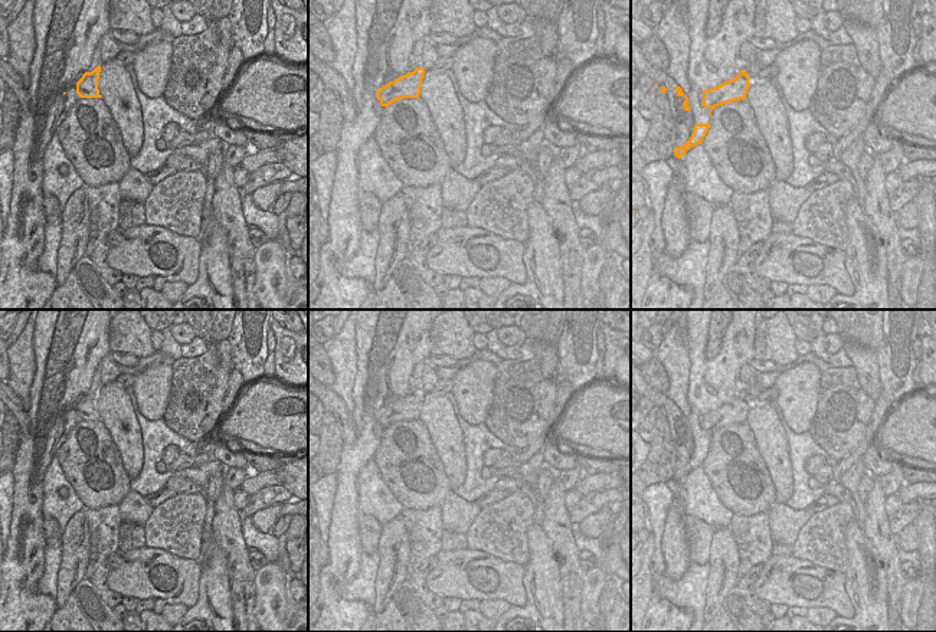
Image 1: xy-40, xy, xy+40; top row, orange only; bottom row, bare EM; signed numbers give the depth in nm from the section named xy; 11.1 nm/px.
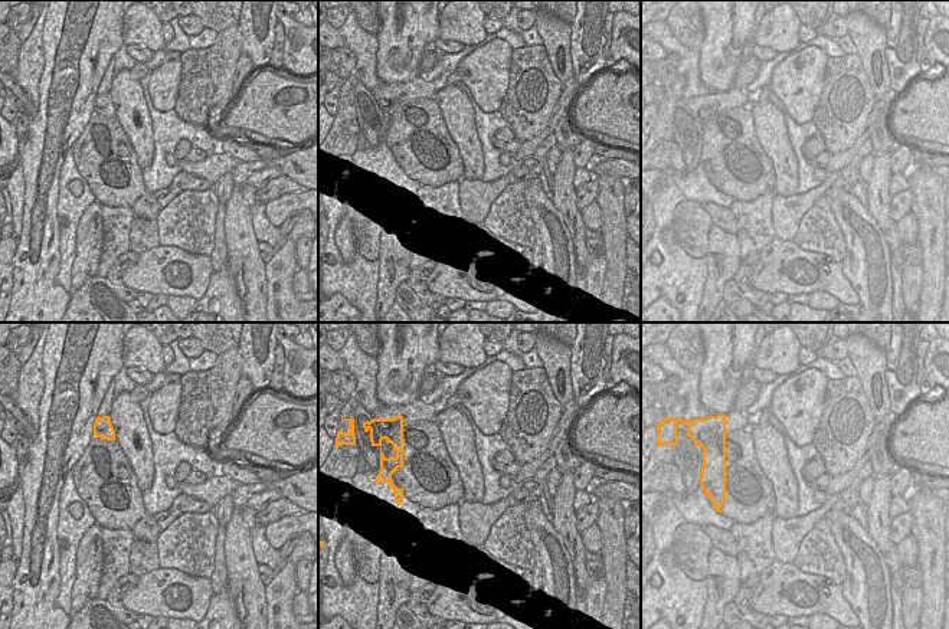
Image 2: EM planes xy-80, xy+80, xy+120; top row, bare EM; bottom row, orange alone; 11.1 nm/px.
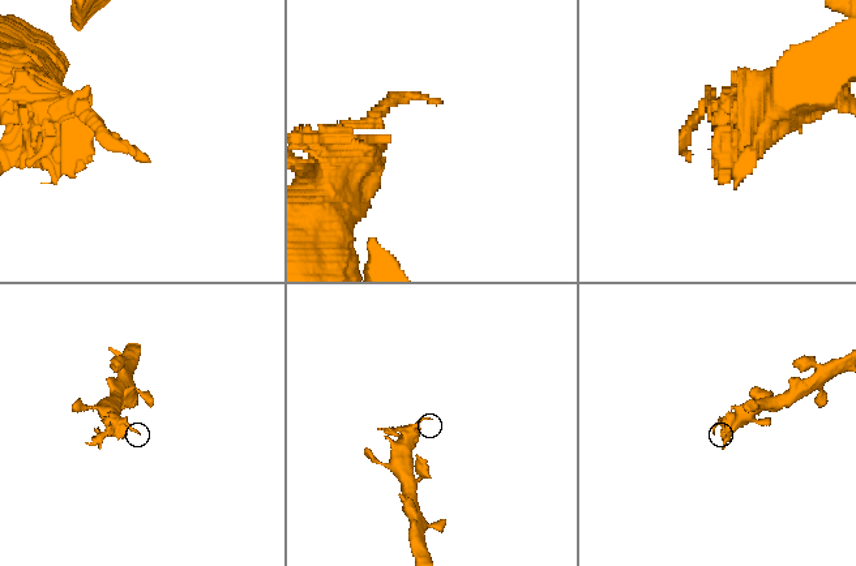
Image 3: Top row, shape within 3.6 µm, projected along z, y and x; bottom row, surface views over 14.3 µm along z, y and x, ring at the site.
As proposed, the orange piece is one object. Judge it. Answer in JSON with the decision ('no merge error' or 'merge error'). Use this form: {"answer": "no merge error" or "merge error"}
{"answer": "no merge error"}

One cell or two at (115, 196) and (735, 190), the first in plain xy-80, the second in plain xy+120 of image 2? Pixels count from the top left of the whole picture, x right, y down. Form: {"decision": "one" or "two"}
{"decision": "one"}

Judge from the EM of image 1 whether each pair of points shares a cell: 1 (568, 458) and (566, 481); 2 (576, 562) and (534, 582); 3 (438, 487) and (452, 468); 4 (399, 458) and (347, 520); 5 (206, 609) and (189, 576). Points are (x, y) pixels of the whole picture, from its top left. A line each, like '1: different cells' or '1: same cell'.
1: different cells
2: different cells
3: different cells
4: different cells
5: different cells

